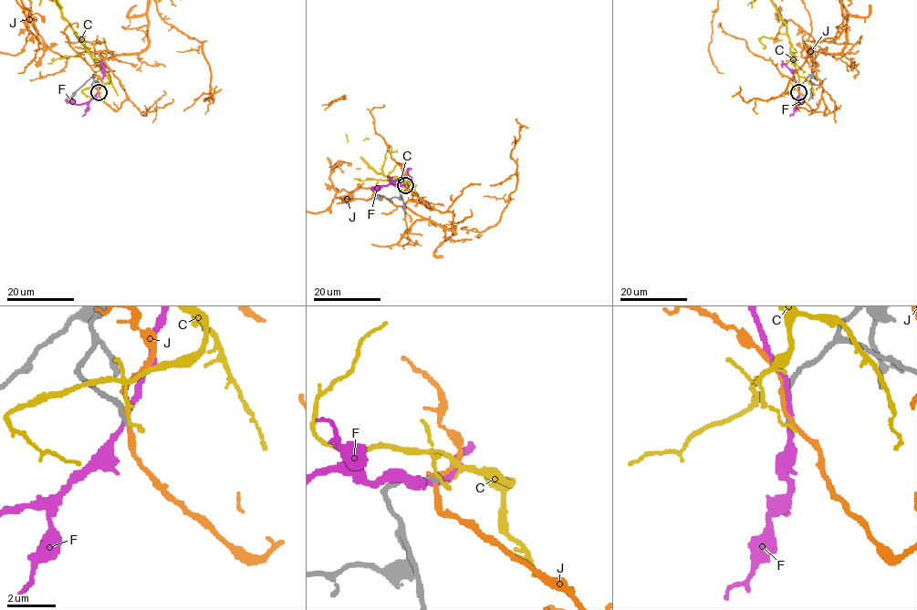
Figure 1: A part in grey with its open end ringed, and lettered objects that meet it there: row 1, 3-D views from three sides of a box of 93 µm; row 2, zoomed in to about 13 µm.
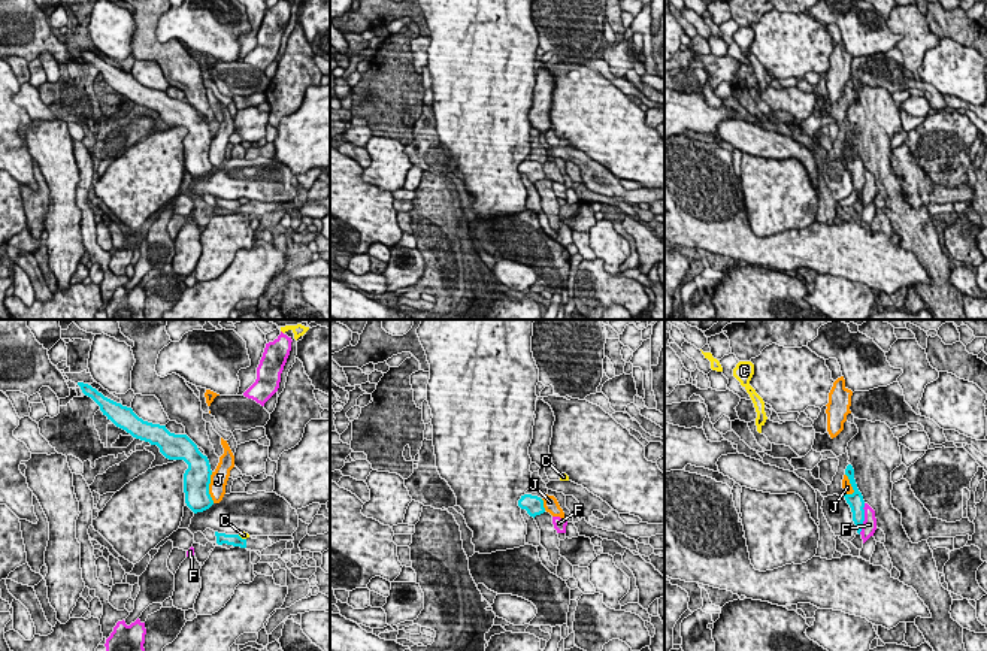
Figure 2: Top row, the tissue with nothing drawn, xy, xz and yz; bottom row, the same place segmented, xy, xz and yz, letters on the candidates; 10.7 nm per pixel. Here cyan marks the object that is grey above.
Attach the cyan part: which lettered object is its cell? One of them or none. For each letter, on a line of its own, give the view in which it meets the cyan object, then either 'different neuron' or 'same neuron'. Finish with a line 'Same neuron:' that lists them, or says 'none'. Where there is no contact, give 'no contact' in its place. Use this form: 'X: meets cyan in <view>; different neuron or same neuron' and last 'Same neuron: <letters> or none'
C: meets cyan in xy; different neuron
F: meets cyan in yz; different neuron
J: meets cyan in xy; different neuron
Same neuron: none

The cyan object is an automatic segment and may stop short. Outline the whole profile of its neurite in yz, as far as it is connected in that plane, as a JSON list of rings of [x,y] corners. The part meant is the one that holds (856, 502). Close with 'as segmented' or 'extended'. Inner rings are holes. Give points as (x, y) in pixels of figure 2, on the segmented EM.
[[[851,464],[847,466],[845,475],[848,476],[854,493],[853,494],[845,494],[844,497],[851,508],[853,521],[857,526],[857,533],[860,535],[862,524],[865,521],[865,509],[863,509],[865,508],[865,500],[863,500],[862,493],[857,488],[857,484],[856,484],[856,479],[854,479],[854,469],[853,469]]]; as segmented

